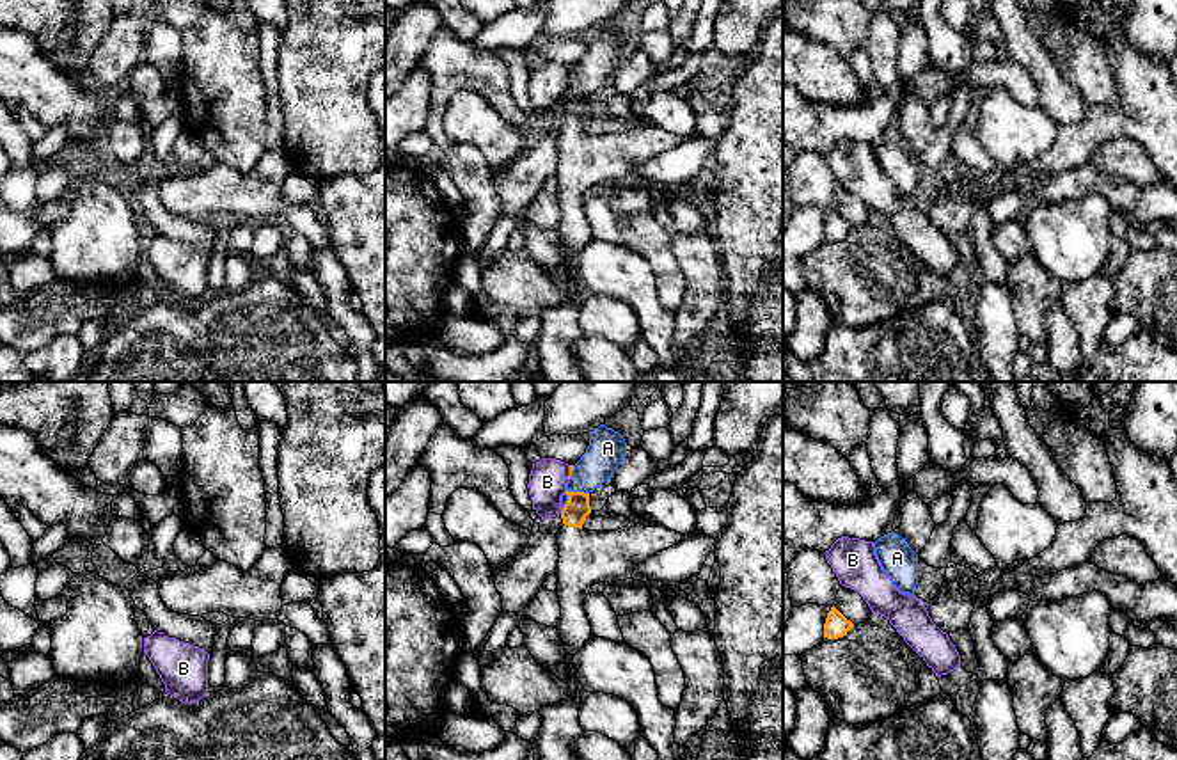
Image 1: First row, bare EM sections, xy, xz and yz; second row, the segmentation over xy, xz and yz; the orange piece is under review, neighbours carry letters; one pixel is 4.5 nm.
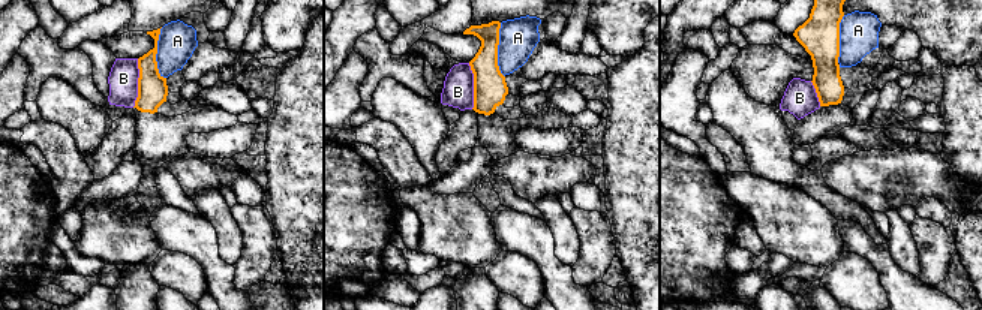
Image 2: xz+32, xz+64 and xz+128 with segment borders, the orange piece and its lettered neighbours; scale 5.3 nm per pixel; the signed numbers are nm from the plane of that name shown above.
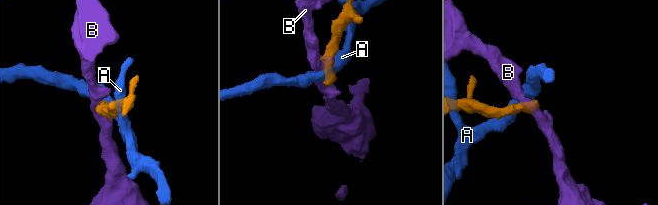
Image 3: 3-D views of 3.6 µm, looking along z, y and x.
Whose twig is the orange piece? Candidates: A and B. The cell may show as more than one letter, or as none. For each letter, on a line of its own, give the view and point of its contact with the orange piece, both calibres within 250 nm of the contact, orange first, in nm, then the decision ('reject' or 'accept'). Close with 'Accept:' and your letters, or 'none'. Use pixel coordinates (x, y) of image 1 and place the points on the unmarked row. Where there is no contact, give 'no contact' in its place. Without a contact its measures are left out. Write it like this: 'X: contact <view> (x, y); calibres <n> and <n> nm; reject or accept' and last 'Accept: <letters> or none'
A: contact xz (568, 94); calibres 120 and 170 nm; reject
B: contact xz (570, 75); calibres 20 and 180 nm; reject
Accept: none

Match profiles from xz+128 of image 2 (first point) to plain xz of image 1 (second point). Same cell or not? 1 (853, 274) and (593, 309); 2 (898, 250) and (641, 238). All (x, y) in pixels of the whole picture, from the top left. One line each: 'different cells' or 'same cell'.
1: same cell
2: same cell

